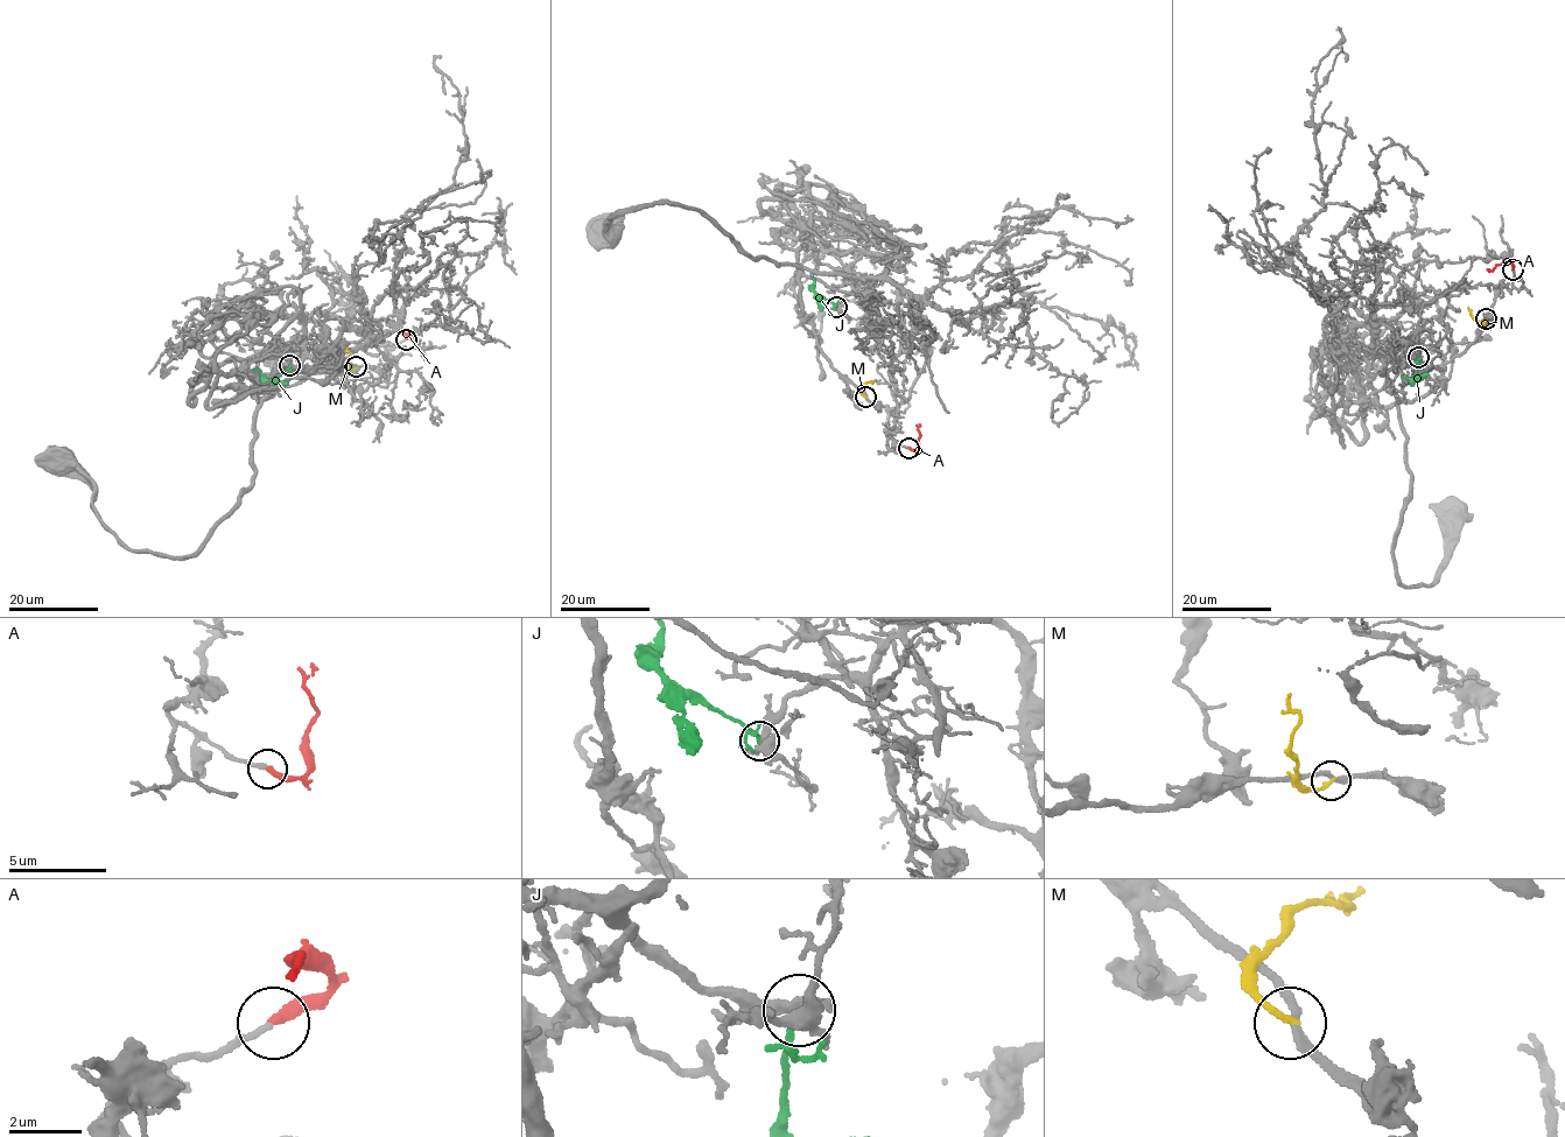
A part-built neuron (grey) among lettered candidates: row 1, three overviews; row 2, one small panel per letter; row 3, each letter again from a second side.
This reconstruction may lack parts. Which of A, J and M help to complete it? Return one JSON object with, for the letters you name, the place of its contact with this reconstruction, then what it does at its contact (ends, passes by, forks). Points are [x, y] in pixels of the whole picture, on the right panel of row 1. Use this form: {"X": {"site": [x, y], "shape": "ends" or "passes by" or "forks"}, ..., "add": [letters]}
{"add": []}

